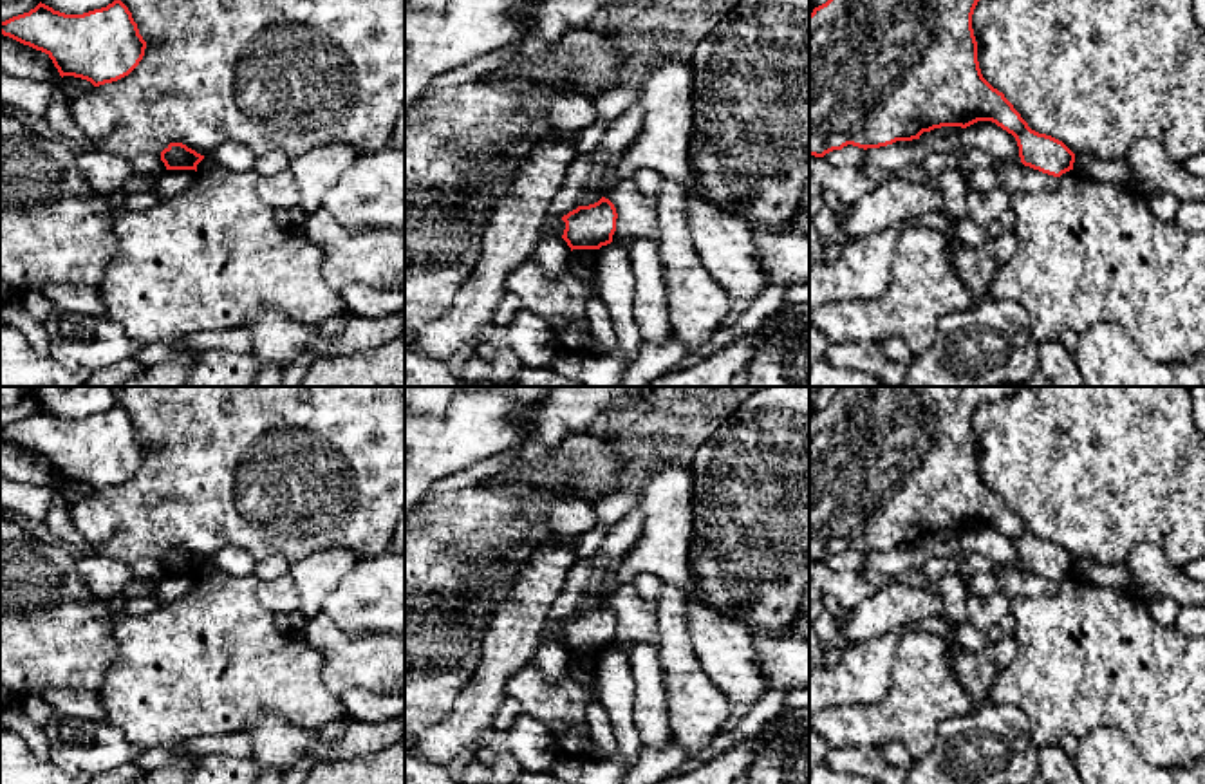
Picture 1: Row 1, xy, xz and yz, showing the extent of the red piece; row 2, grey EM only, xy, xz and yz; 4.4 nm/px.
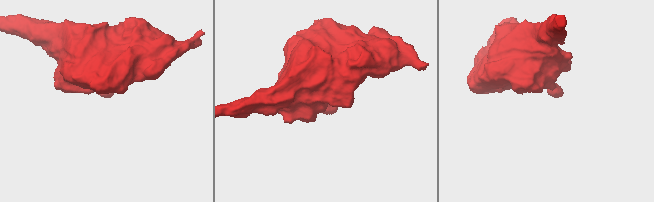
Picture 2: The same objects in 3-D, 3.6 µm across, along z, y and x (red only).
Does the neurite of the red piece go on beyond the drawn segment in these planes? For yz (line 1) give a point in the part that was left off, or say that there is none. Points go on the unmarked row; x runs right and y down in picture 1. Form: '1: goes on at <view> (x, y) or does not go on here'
1: does not go on here

